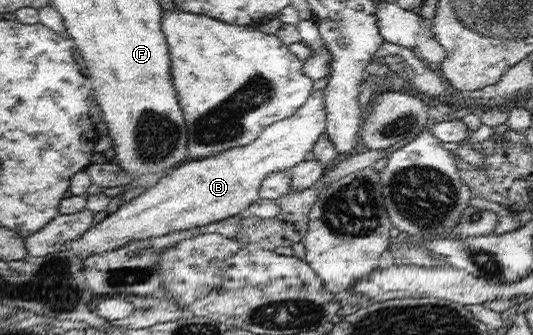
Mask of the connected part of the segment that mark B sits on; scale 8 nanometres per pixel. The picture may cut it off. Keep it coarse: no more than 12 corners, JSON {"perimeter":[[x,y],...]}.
{"perimeter":[[325,89],[252,143],[188,158],[60,251],[246,213],[325,132]]}

